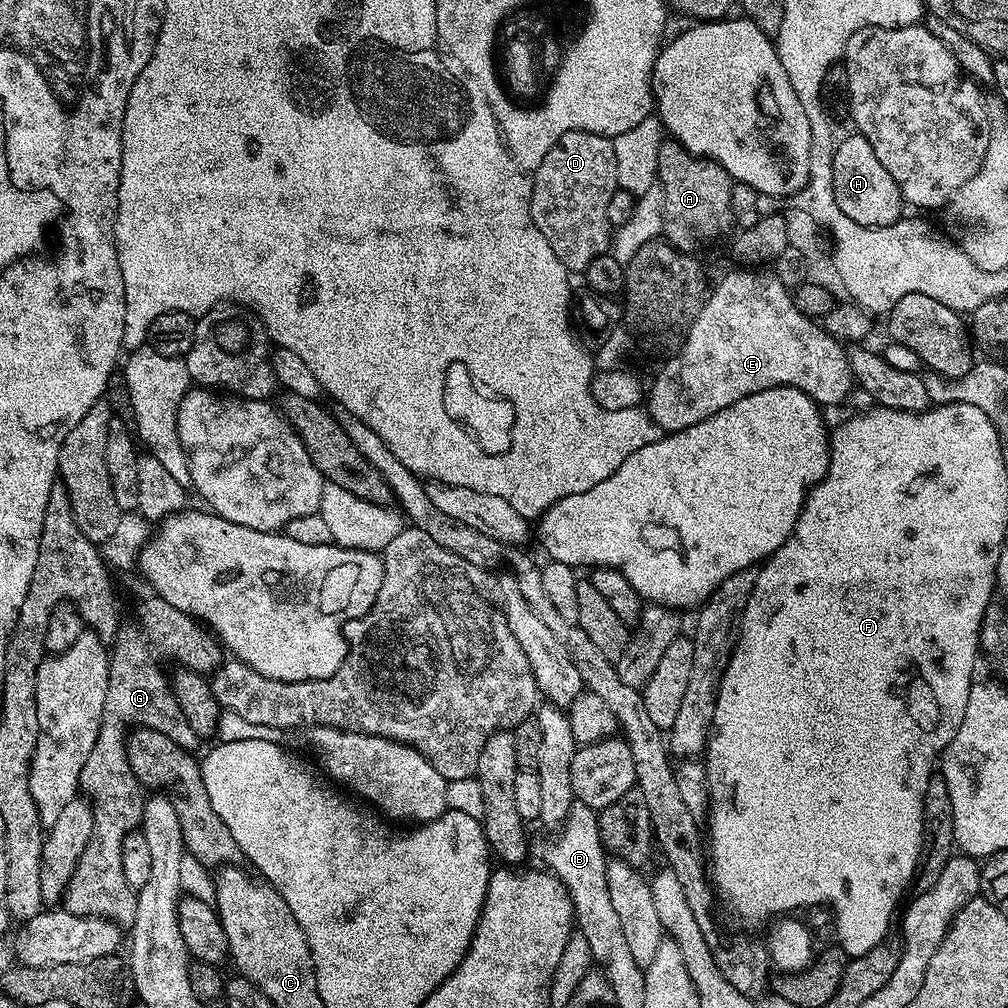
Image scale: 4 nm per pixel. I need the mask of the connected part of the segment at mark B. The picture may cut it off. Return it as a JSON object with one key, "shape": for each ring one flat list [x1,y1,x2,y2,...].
{"shape":[[575,799,568,811,567,818,561,825,560,834,562,836,557,840,555,846,548,844,544,848,544,854,549,859,547,867,553,872,553,875,562,880,571,896,573,919,577,931,581,932,584,938,594,936,596,940,600,940,600,944,604,944,604,942,608,942,608,924,612,924,612,916,618,916,618,914,615,913,614,902,611,901,610,886,607,885,606,881,608,854,604,850,604,843,601,842,597,811]]}

